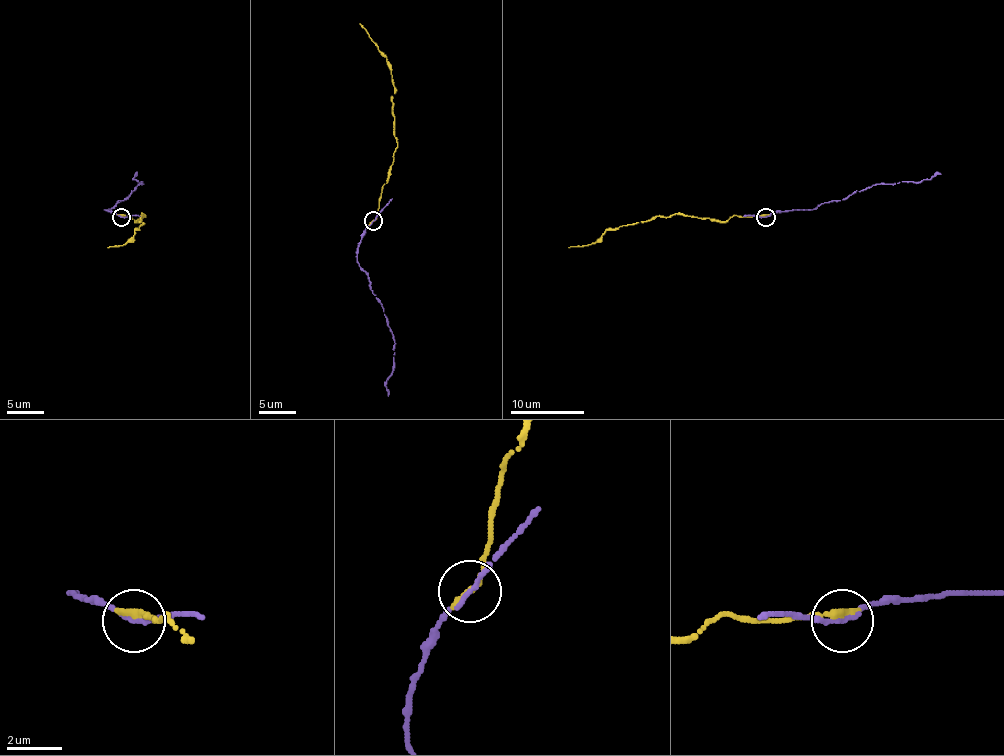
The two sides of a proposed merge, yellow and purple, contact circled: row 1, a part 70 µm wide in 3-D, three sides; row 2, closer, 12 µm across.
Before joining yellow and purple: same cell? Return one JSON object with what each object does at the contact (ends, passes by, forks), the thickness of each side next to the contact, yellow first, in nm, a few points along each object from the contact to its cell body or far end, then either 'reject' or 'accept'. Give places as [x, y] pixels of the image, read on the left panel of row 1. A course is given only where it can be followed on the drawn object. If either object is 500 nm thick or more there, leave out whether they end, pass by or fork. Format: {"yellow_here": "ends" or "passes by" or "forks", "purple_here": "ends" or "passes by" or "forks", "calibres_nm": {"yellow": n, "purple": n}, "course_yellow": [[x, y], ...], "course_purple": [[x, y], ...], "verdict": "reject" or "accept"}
{"yellow_here": "ends", "purple_here": "passes by", "calibres_nm": {"yellow": 320, "purple": 140}, "course_yellow": [[121, 215], [130, 215], [135, 221], [145, 215], [141, 215], [139, 221], [143, 223], [125, 245], [108, 247]], "course_purple": [[121, 217], [104, 210], [130, 195], [137, 184], [141, 184], [134, 179], [135, 173]], "verdict": "accept"}

